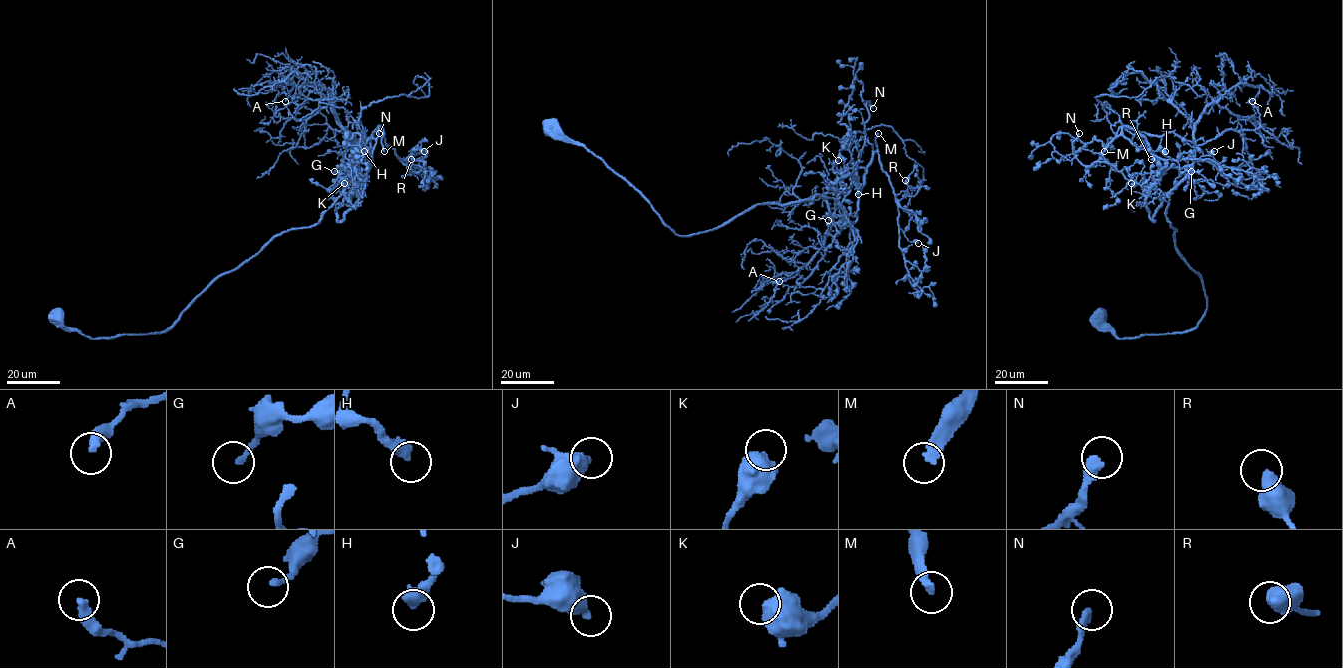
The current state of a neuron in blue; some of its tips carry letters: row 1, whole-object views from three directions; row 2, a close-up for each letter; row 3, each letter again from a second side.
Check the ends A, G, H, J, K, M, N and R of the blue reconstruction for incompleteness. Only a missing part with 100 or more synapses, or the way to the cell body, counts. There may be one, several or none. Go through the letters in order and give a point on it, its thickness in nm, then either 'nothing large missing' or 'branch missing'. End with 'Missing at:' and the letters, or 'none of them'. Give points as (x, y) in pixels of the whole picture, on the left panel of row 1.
A: at (285, 101); 360 nm thick; nothing large missing
G: at (334, 171); 180 nm thick; nothing large missing
H: at (364, 151); 480 nm thick; nothing large missing
J: at (424, 151); 480 nm thick; nothing large missing
K: at (344, 183); 700 nm thick; nothing large missing
M: at (384, 151); 360 nm thick; branch missing
N: at (379, 133); 360 nm thick; nothing large missing
R: at (411, 159); 500 nm thick; nothing large missing
Missing at: M

